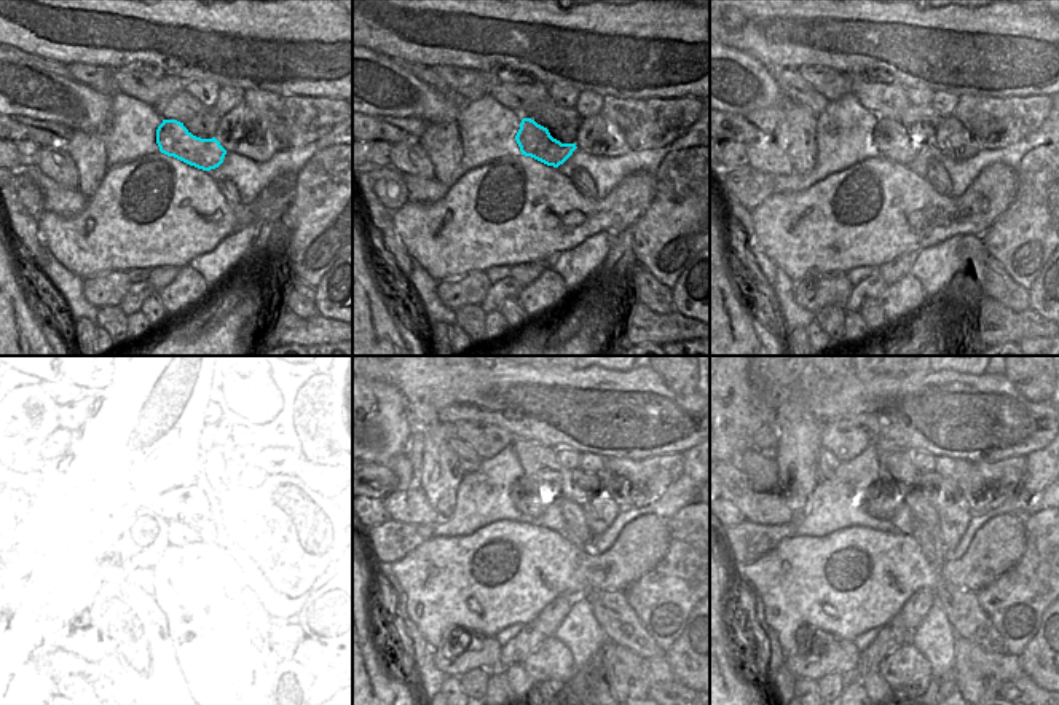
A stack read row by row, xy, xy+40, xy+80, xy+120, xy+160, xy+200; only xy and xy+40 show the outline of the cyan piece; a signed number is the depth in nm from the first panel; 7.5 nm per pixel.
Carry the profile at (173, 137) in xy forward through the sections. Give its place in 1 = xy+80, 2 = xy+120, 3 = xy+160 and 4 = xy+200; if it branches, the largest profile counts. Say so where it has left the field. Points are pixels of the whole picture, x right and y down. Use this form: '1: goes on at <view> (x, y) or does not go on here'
1: goes on at xy+80 (892, 139)
2: goes on at xy+120 (176, 496)
3: goes on at xy+160 (531, 496)
4: goes on at xy+200 (884, 496)

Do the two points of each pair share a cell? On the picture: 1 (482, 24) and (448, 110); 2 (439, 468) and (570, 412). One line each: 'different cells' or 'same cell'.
1: different cells
2: different cells

